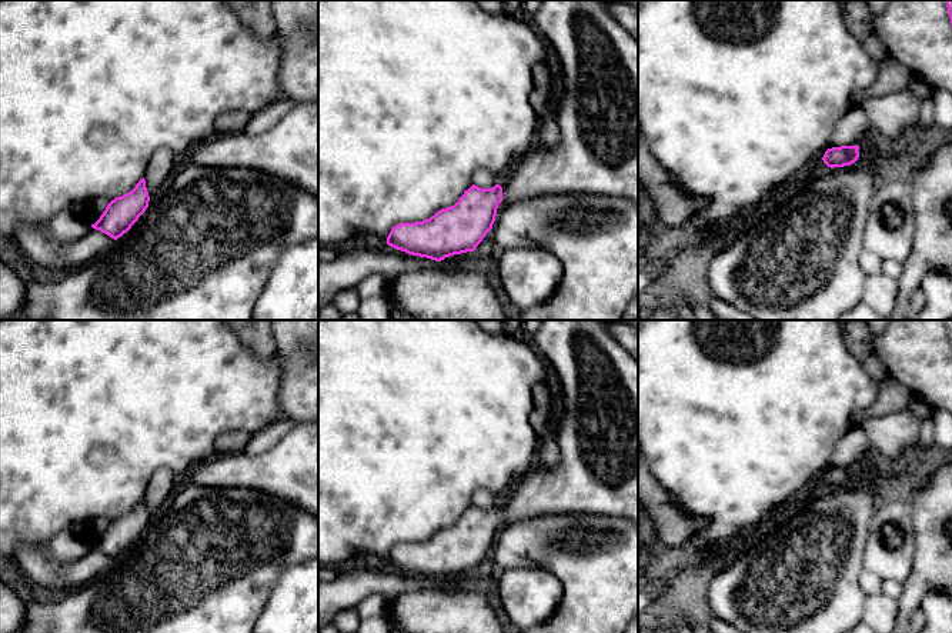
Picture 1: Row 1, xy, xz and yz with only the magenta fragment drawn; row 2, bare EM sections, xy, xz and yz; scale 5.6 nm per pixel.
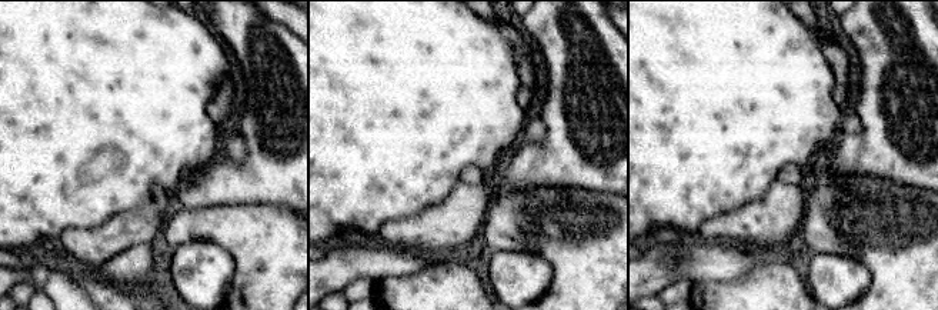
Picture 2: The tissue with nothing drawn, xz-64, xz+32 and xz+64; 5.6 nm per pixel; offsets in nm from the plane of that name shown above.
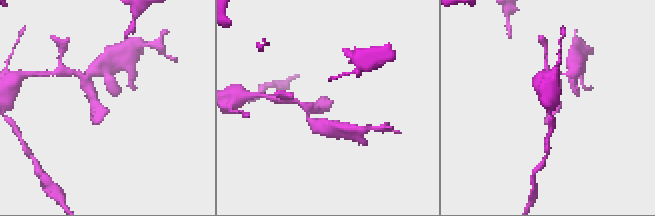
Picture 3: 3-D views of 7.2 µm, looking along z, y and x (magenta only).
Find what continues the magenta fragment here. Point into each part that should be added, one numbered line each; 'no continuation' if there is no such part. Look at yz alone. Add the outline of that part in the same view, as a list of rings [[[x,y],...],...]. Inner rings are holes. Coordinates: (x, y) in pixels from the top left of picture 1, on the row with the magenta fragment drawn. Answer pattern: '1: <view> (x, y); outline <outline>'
no continuation

